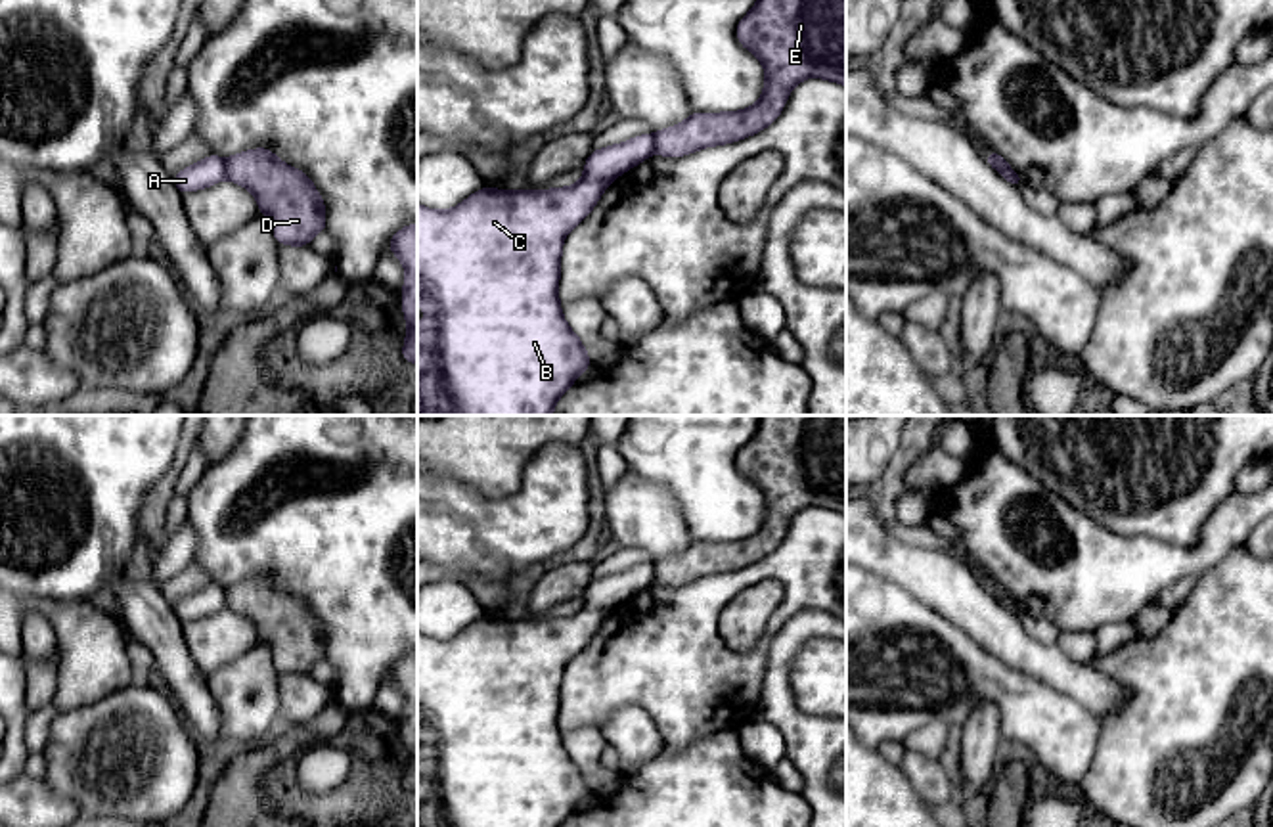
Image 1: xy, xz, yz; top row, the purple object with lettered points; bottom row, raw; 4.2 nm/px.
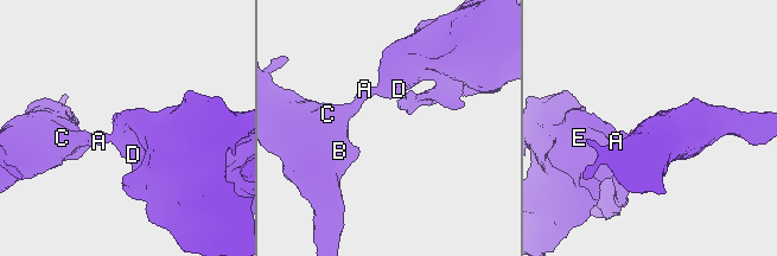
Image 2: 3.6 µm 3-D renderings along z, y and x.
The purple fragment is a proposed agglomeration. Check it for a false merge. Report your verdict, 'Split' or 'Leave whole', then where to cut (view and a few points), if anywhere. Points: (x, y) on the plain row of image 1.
Split. Split along xy (223, 590), (226, 605)

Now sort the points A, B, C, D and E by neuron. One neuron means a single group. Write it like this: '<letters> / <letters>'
A B C / D E

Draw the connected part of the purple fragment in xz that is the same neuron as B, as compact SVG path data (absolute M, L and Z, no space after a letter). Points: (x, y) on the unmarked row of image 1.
M653 563L593 578L584 592L584 605L578 613L557 618L503 620L482 616L450 639L431 639L417 632L417 731L425 737L425 750L417 754L417 827L561 827L563 821L592 794L590 785L563 747L559 731L561 678L565 664L590 643L607 615L645 590L655 580Z

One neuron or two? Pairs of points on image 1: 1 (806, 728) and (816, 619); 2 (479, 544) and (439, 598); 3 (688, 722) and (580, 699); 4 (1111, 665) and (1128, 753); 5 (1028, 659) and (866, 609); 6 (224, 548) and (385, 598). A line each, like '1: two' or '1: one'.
1: one
2: two
3: one
4: one
5: two
6: one

